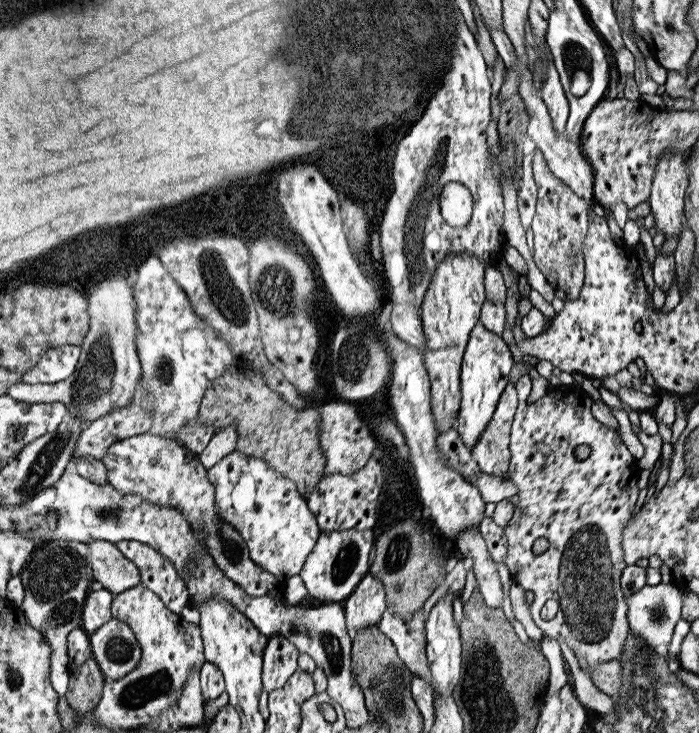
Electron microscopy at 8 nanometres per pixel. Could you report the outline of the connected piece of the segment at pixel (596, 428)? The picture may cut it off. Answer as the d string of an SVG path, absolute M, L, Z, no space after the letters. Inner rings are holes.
M525 374L515 384L515 390L517 390L519 404L517 404L517 412L515 412L511 436L509 436L511 462L509 462L507 478L515 482L515 486L519 488L517 492L519 500L515 504L513 518L503 528L505 538L507 538L507 556L503 562L509 568L511 578L523 590L533 592L531 620L535 622L535 626L547 638L551 636L559 646L563 644L565 648L573 650L577 662L583 668L595 670L595 666L619 660L623 656L625 642L631 634L629 624L627 624L627 610L629 610L627 598L619 588L621 570L627 566L623 562L623 552L621 552L621 530L625 522L629 520L631 510L637 502L637 496L639 496L637 480L639 480L639 472L643 470L637 466L637 460L625 448L619 434L599 424L593 418L591 414L593 400L581 388L557 386L549 390L543 398L535 402L527 402L527 396L531 392L531 378L529 374ZM583 444L591 446L593 454L585 460L577 460L573 456L573 450ZM537 538L549 540L549 548L543 554L531 552L533 540ZM547 600L557 600L559 612L551 620L541 620L539 612Z

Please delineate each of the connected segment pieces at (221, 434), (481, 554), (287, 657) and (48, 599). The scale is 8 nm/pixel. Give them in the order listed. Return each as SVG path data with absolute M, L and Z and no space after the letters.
M235 424L227 428L219 428L213 434L211 442L205 446L205 450L199 454L201 464L209 470L217 462L221 462L225 456L233 454L237 450L237 442L239 442L239 428Z
M479 524L469 526L467 530L459 532L455 536L455 542L457 542L457 548L463 558L473 558L475 582L477 582L477 588L479 588L485 604L497 608L503 600L503 590L501 590L501 582L499 582L501 574L497 572L497 566L493 564L487 548L485 548L485 540L479 532Z
M281 636L269 638L269 648L265 648L265 692L281 688L287 682L287 678L295 670L299 670L297 668L297 656L299 656L299 650L291 642L287 642L285 638L281 638Z
M33 540L35 550L29 558L29 564L19 574L21 584L25 586L25 598L21 602L21 608L29 616L29 622L41 634L45 634L45 640L53 646L53 668L51 668L51 680L53 690L63 698L69 690L69 676L71 676L71 660L67 658L67 634L81 628L81 614L85 600L95 586L105 588L113 594L127 592L133 586L141 584L139 568L125 558L115 544L111 542L91 542L87 544L89 556L79 556L75 548L69 546L69 540L45 540L37 542Z

